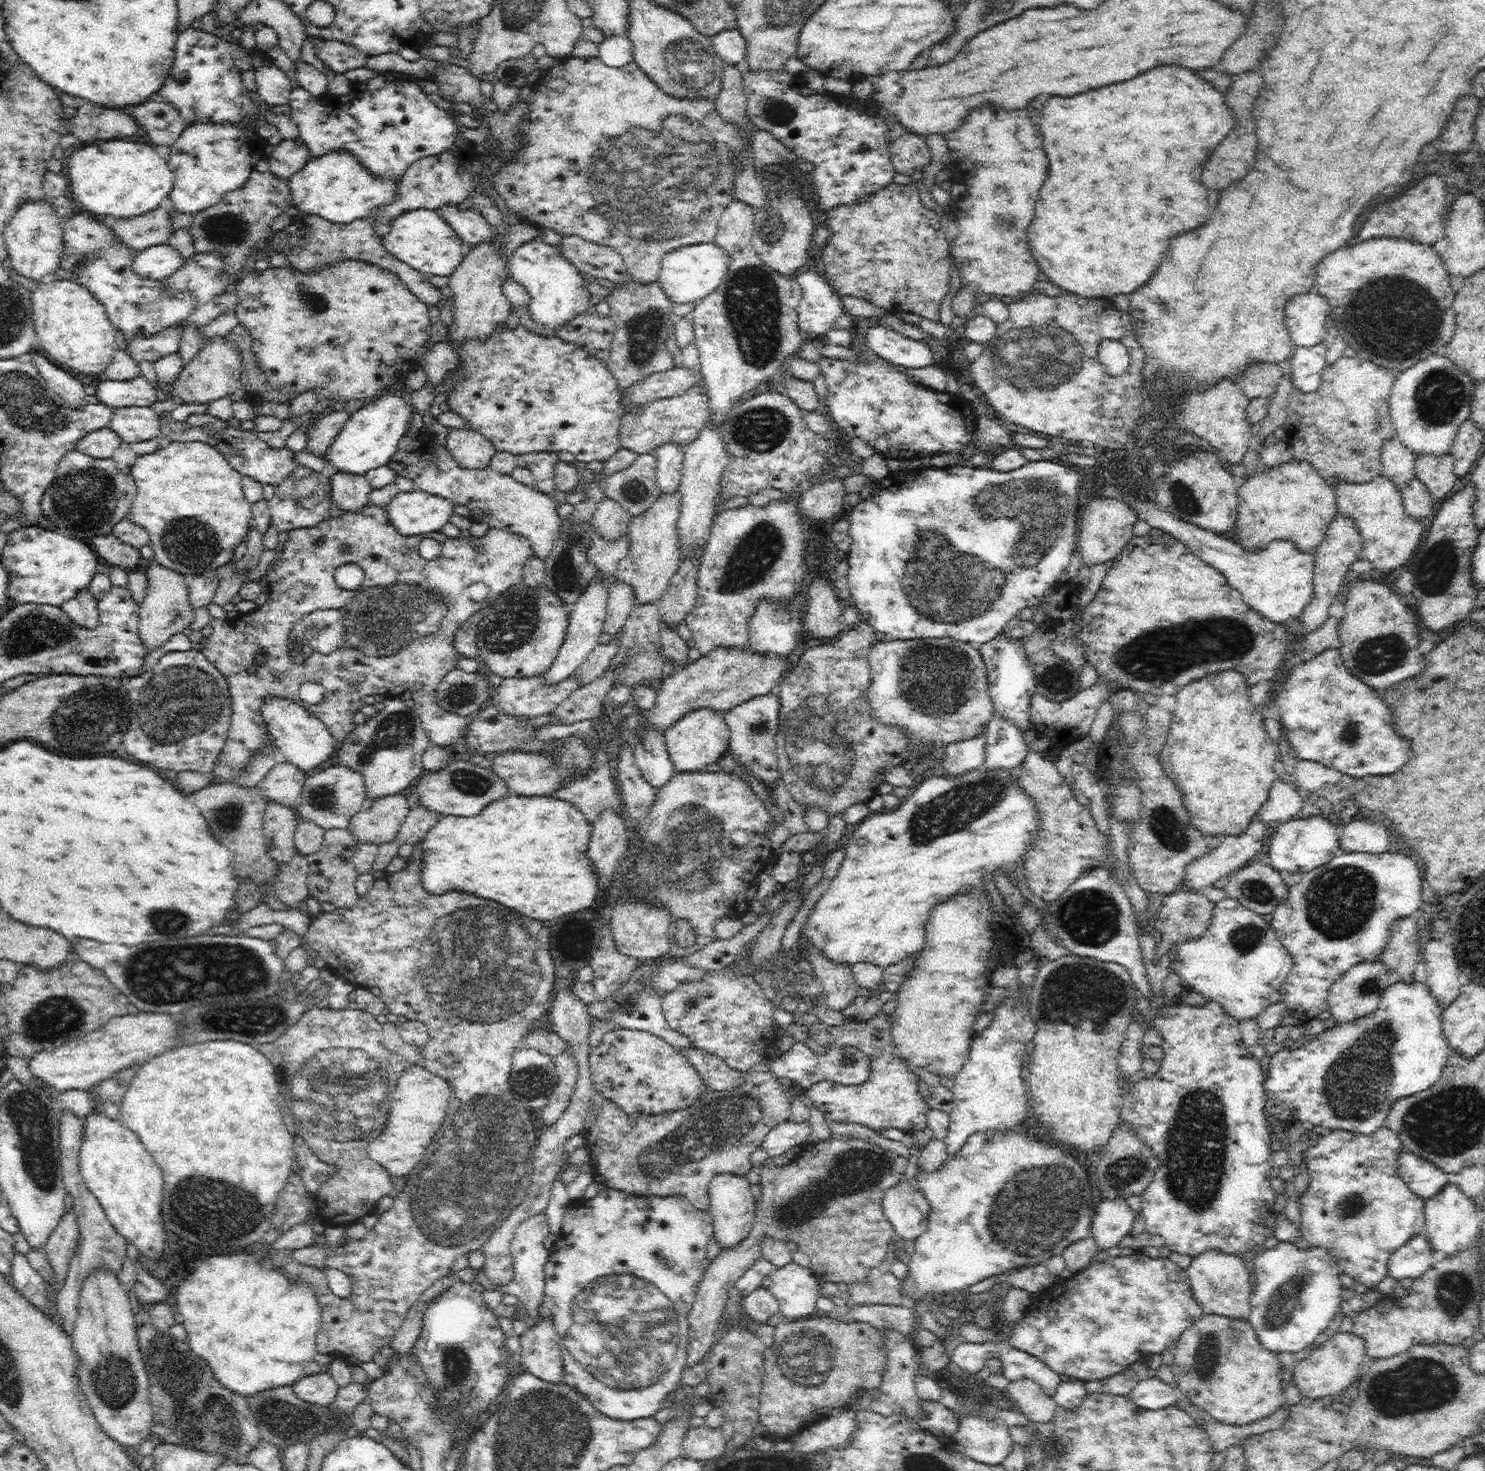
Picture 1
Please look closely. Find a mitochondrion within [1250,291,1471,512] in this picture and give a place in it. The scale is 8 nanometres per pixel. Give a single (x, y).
(1440, 394)

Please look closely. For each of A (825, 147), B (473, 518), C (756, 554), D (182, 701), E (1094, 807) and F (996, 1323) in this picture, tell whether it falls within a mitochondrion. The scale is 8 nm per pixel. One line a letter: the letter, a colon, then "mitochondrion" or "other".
A: other
B: other
C: mitochondrion
D: mitochondrion
E: other
F: other

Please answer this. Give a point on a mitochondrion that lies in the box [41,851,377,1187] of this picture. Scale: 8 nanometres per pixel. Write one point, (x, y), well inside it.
(168, 975)

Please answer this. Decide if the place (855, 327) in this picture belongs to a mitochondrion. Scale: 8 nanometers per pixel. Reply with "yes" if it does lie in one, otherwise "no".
no

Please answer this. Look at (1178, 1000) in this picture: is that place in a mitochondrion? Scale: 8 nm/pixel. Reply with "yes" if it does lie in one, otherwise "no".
no

